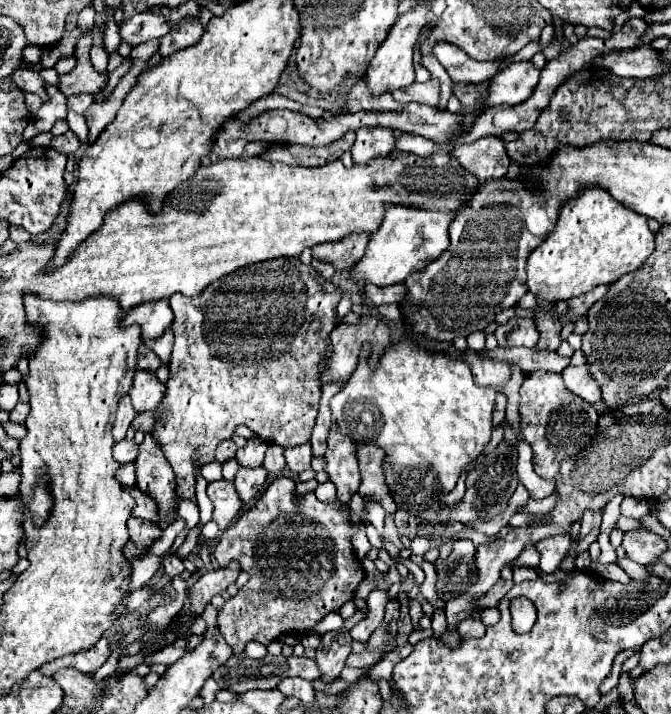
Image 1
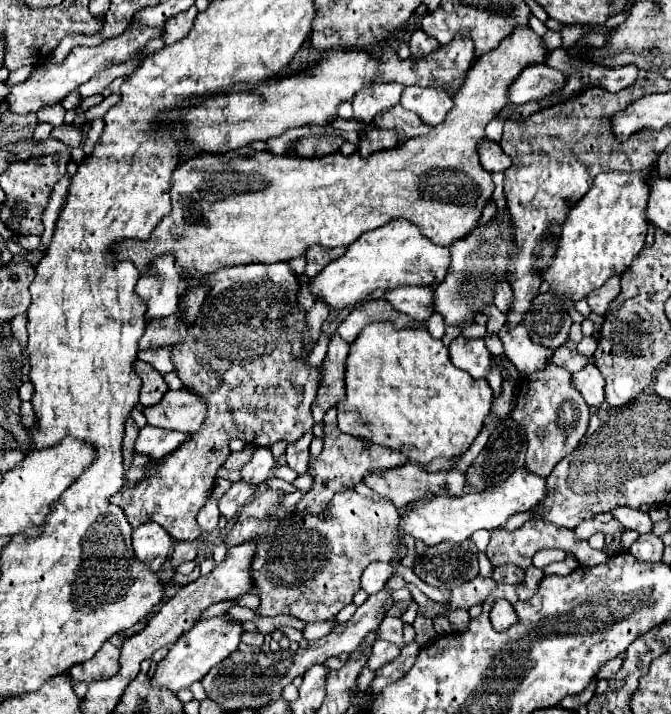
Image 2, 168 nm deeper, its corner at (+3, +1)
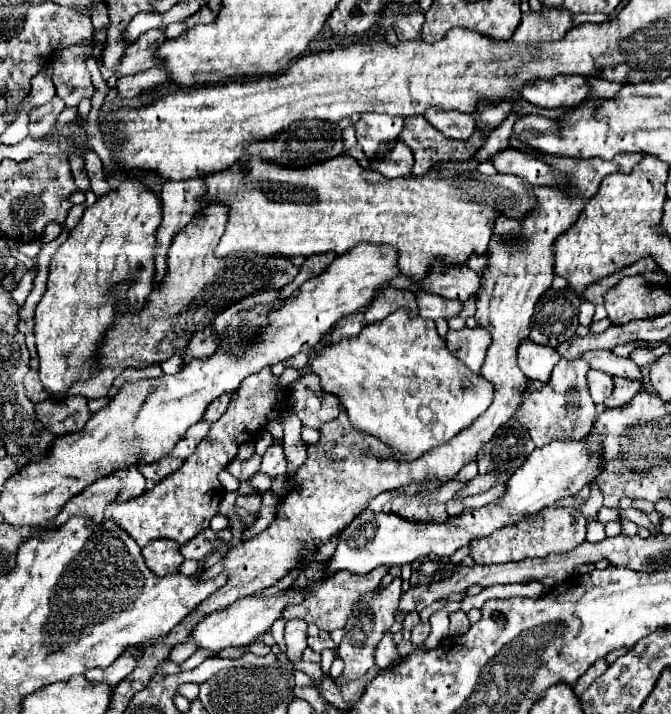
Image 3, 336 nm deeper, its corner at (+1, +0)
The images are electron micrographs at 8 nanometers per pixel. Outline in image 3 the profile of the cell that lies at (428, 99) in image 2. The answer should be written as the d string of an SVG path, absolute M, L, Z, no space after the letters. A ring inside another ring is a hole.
M426 110L424 118L436 128L440 130L444 136L448 138L458 138L458 140L466 140L474 130L474 120L470 114L462 114L462 112L446 112L446 110Z

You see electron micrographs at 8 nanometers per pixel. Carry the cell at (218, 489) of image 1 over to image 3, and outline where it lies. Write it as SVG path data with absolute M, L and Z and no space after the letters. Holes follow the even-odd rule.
M250 492L250 494L238 494L236 506L248 510L250 514L258 514L262 506L262 492Z

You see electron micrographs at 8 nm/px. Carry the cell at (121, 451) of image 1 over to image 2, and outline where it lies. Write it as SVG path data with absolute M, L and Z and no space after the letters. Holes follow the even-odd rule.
M146 425L144 429L140 429L140 435L136 439L136 453L162 459L162 457L170 455L172 451L180 449L182 443L186 443L190 437L192 437L192 433L170 431L170 429Z

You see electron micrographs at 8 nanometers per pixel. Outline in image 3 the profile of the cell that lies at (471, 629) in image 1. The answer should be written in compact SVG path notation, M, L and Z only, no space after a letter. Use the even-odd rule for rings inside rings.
M462 610L450 614L450 634L452 636L464 634L468 628L470 628L470 622L468 622L468 618L466 618L466 614Z

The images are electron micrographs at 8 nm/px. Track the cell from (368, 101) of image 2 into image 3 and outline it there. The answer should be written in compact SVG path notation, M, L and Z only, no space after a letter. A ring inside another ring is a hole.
M366 112L354 124L358 144L362 146L368 160L376 158L376 154L384 154L392 142L402 132L404 118L390 118L388 114Z

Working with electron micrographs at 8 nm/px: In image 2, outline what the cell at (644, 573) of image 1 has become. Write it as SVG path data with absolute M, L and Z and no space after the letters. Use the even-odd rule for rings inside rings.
M532 519L532 521L526 521L522 527L514 529L514 531L506 531L506 529L494 529L492 531L492 539L490 539L490 545L486 549L486 555L488 559L492 561L492 565L506 565L506 563L516 563L520 565L522 569L530 567L532 565L532 557L536 551L542 551L542 549L562 549L566 553L572 553L578 557L580 565L595 566L598 564L608 563L610 557L602 550L592 549L588 545L586 539L578 541L574 537L574 529L566 529L566 527L558 527L550 521L540 521L540 519Z

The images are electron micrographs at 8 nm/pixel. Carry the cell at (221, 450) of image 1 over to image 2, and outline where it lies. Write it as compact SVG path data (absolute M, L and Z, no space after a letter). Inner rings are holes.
M248 445L248 447L244 447L244 451L240 451L240 453L230 453L230 457L228 457L228 461L224 463L224 467L226 467L226 469L242 469L242 467L252 459L254 451L256 451L256 447L254 447L254 445Z

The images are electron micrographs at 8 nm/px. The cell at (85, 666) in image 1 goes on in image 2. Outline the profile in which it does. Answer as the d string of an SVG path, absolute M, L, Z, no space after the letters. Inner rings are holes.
M104 643L102 649L92 657L92 661L86 661L84 665L74 665L70 669L70 677L74 681L96 681L96 679L108 679L120 671L120 649L112 643Z

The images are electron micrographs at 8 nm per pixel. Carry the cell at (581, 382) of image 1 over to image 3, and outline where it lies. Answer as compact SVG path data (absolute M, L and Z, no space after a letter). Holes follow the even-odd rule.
M590 370L590 374L586 378L588 378L590 396L592 396L594 404L600 406L612 394L612 388L614 388L612 376L606 372L600 372L600 370Z

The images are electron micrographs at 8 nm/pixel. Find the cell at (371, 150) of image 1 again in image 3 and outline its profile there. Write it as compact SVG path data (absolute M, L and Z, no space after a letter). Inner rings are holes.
M396 140L394 146L390 148L390 154L386 154L386 158L378 158L378 162L370 162L370 168L382 172L388 178L398 178L410 174L412 164L414 164L412 150L402 140Z

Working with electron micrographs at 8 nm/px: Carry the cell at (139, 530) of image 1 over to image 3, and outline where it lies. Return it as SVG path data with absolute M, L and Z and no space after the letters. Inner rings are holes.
M158 538L158 542L150 542L150 546L144 546L142 556L146 560L146 566L156 576L176 574L178 566L184 560L182 554L178 552L178 544L170 542L168 538Z

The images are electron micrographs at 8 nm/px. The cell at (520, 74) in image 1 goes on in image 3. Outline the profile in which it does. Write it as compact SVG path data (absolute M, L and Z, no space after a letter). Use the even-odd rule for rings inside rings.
M556 76L550 82L534 82L520 94L526 102L540 108L578 106L588 96L588 84L582 76Z

